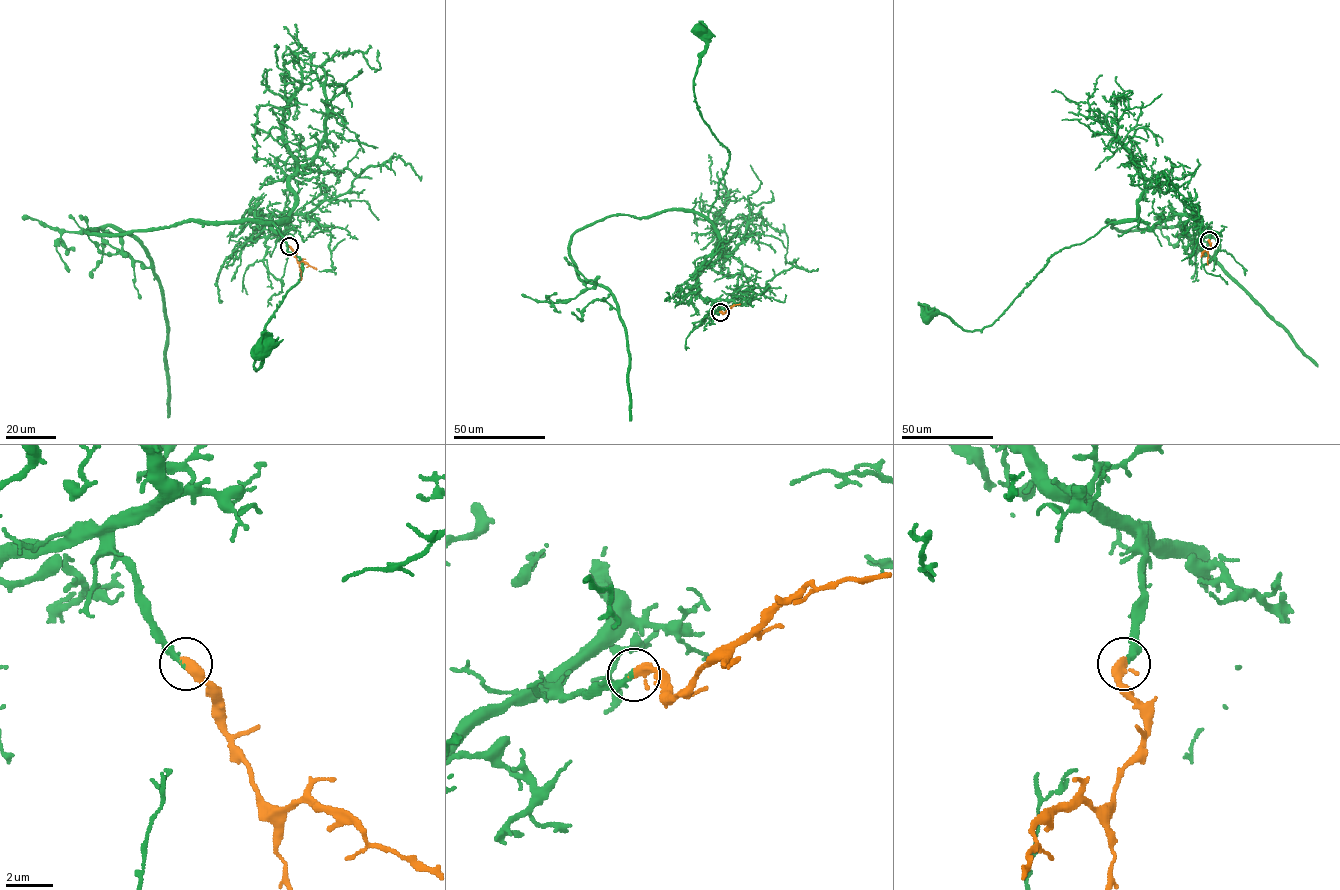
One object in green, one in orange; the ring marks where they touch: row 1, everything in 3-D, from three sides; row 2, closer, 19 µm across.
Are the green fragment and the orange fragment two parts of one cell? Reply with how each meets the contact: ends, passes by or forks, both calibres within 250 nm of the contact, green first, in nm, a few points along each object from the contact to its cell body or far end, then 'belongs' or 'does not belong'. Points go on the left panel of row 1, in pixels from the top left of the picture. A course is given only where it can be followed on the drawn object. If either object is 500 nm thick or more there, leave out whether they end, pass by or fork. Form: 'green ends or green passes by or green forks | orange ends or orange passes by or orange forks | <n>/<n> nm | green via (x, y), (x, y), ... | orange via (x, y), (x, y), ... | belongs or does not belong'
green ends | orange ends | 280/480 nm | green via (289, 247), (286, 224), (258, 212), (277, 232), (288, 221), (274, 225), (302, 272), (256, 369), (259, 350) | orange via (289, 247), (299, 262), (316, 269) | belongs

